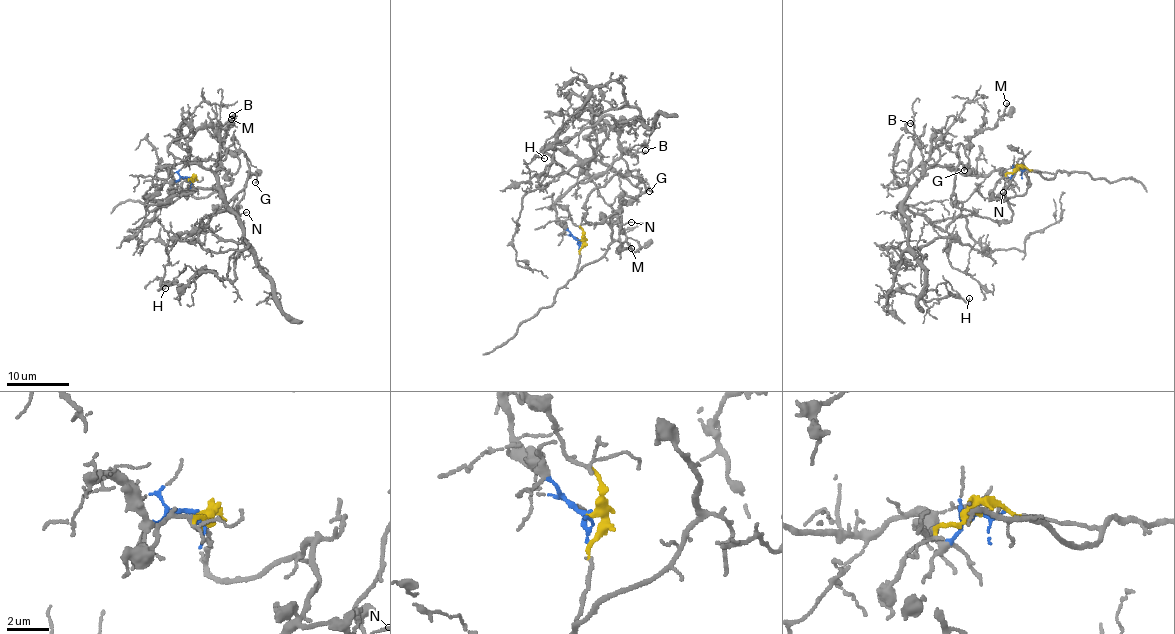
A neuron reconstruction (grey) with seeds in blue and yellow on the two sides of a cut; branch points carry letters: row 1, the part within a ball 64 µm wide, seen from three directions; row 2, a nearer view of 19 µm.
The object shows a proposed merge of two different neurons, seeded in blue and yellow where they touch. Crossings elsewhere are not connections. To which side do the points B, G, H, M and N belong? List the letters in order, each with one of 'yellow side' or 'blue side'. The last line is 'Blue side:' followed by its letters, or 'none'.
B: blue side
G: yellow side
H: blue side
M: yellow side
N: yellow side
Blue side: B, H

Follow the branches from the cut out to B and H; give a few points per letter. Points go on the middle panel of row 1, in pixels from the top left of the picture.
B: (579, 240), (559, 220), (555, 206), (576, 184), (596, 179), (624, 152), (632, 157), (645, 150)
H: (579, 240), (555, 206), (621, 153), (622, 119), (639, 115), (622, 86), (591, 91), (544, 159)

